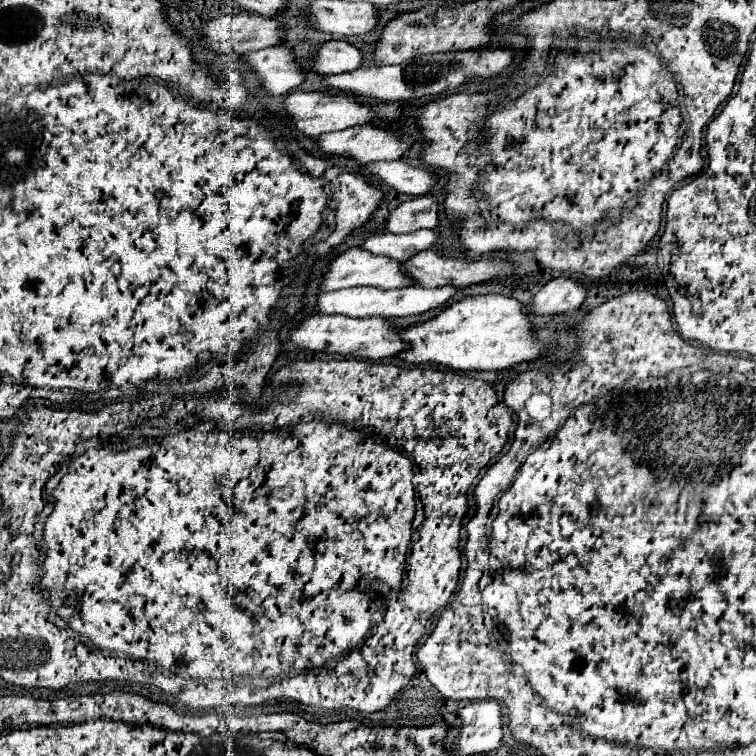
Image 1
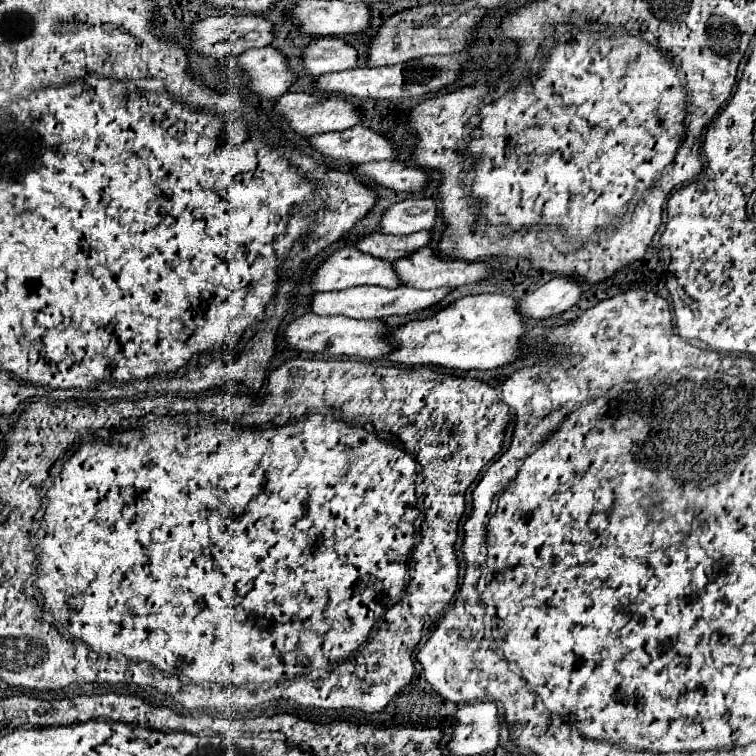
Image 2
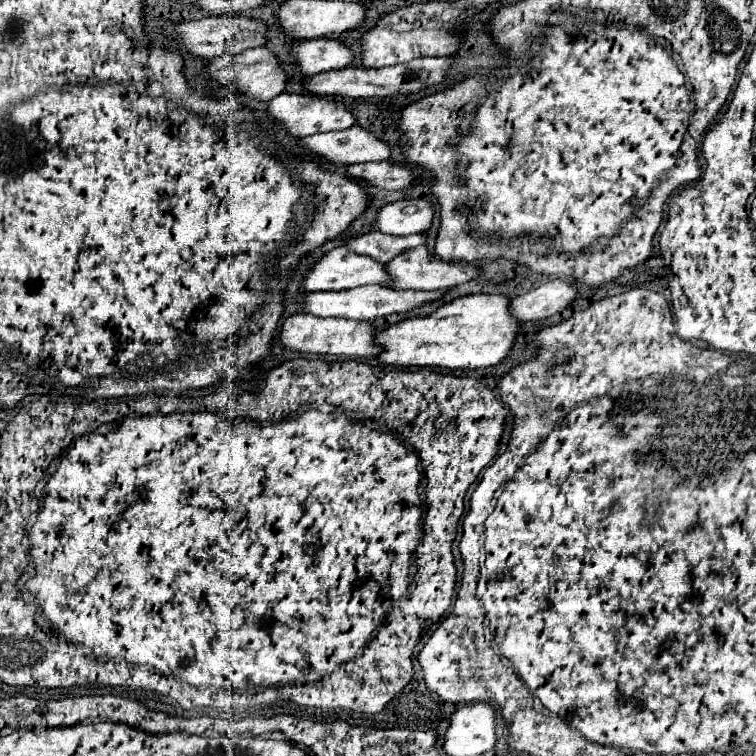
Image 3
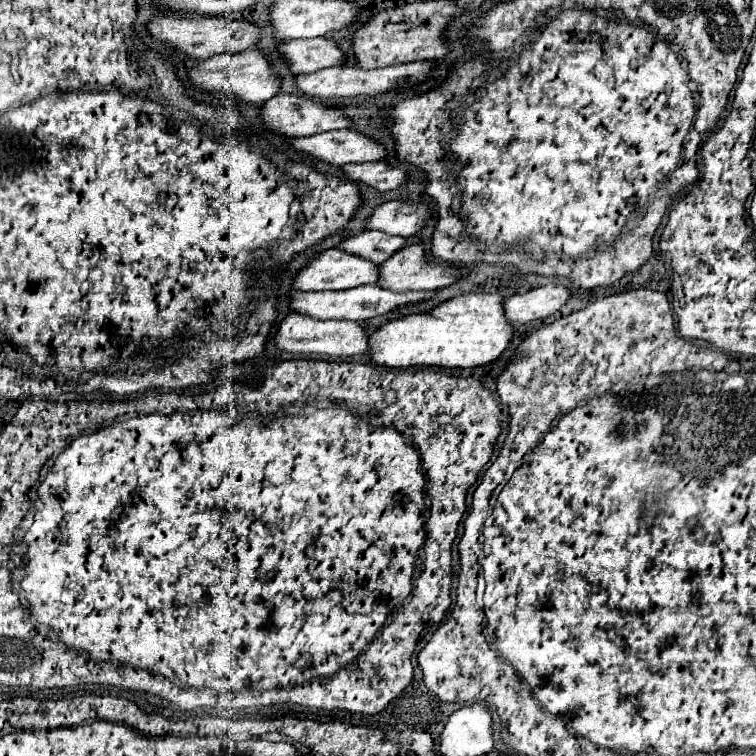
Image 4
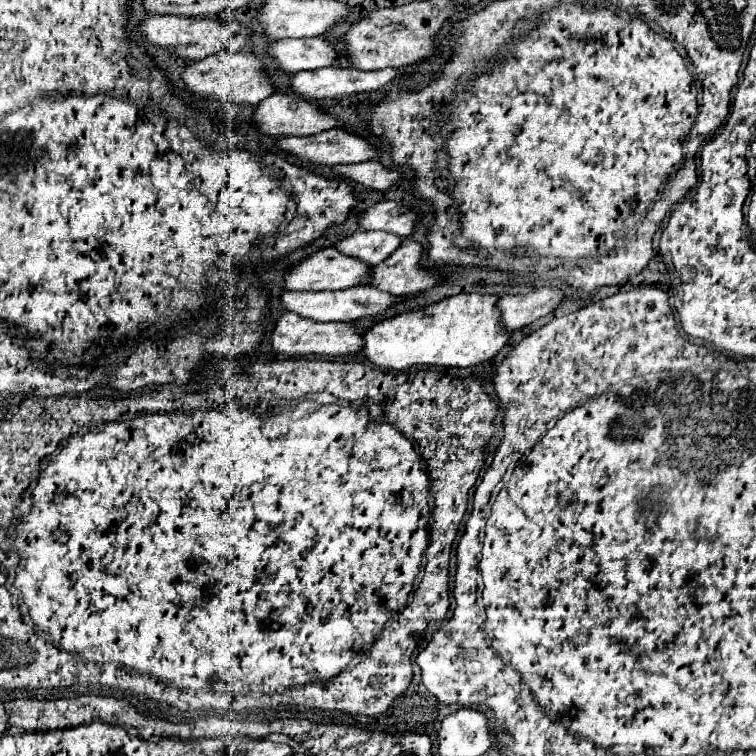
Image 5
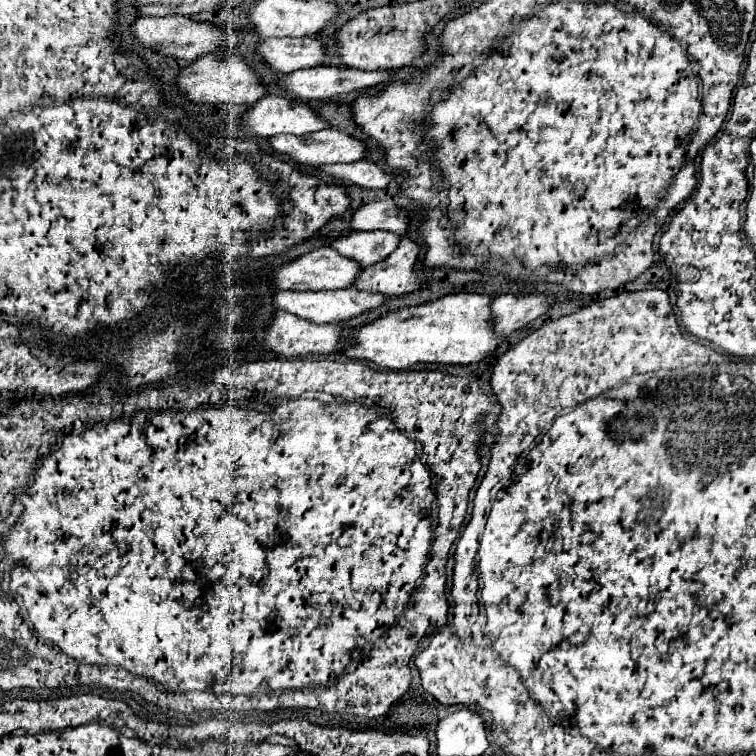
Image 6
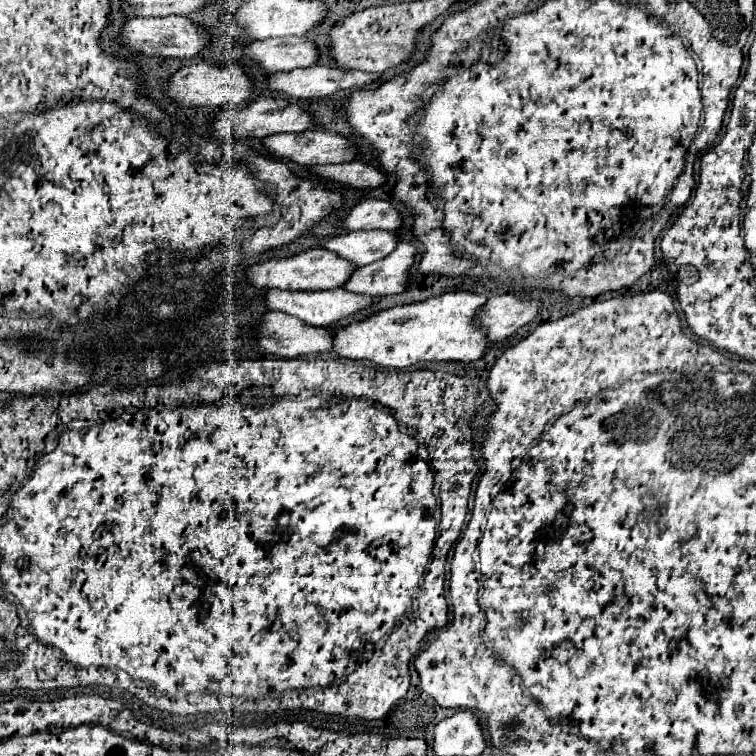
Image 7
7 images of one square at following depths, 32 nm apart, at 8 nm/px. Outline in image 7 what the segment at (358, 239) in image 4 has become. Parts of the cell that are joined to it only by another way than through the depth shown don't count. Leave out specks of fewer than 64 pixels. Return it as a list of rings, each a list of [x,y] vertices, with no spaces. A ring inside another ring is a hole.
[[[360,230],[330,238],[324,248],[352,260],[356,266],[366,266],[388,256],[398,244],[398,236],[386,230]]]

